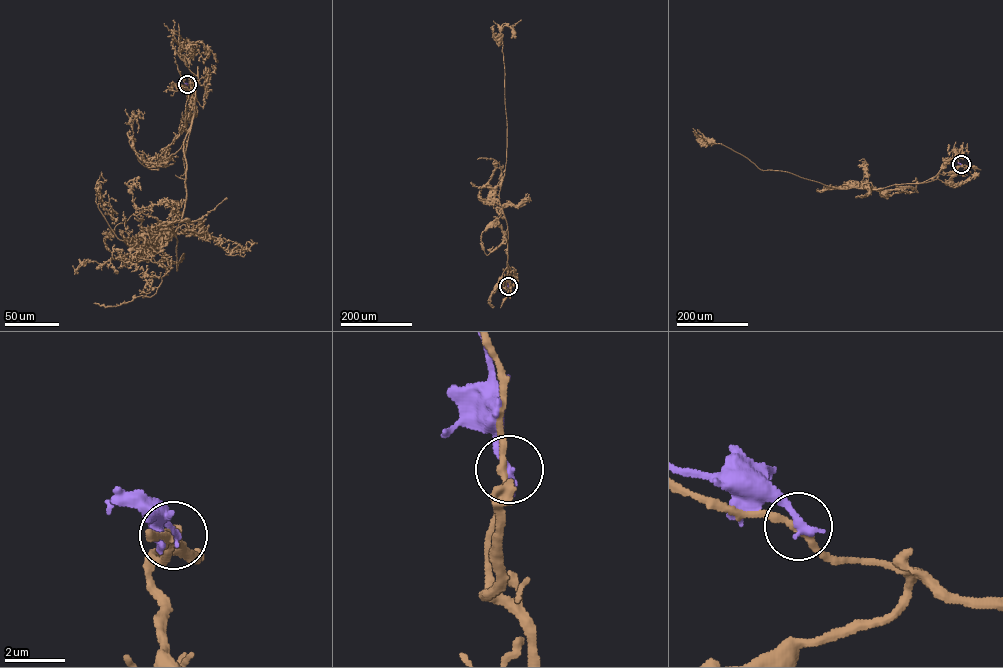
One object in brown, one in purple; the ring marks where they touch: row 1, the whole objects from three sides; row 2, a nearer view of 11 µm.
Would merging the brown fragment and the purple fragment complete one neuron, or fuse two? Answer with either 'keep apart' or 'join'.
keep apart

